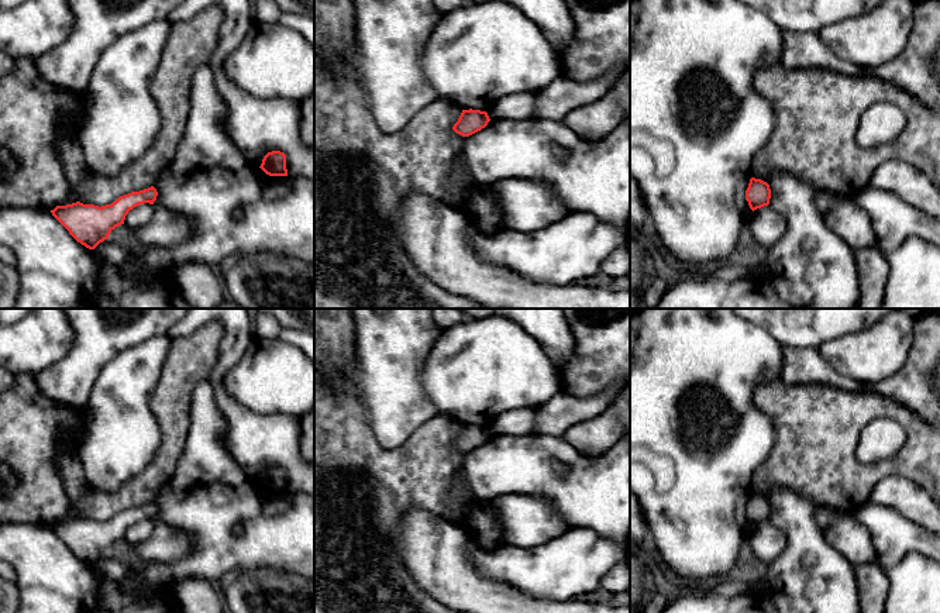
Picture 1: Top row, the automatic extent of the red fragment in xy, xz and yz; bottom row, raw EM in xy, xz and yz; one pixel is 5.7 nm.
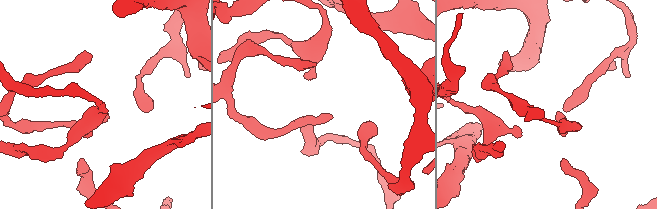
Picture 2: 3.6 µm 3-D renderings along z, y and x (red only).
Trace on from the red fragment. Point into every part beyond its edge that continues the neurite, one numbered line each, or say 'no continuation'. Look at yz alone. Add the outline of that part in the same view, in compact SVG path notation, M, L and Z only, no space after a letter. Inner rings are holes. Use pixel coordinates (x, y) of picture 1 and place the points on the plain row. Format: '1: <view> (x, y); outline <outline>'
no continuation

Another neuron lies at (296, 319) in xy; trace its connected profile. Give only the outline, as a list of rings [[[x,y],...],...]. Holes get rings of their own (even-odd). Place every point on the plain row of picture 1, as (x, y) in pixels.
[[[251,309],[251,311],[273,316],[282,328],[310,331],[314,334],[314,309]]]

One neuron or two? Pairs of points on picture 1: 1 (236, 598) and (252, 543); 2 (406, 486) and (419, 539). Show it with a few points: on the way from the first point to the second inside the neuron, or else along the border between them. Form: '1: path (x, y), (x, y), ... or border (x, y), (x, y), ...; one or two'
1: border (276, 568), (251, 568), (244, 574); two
2: border (443, 519), (409, 508), (398, 536); two

